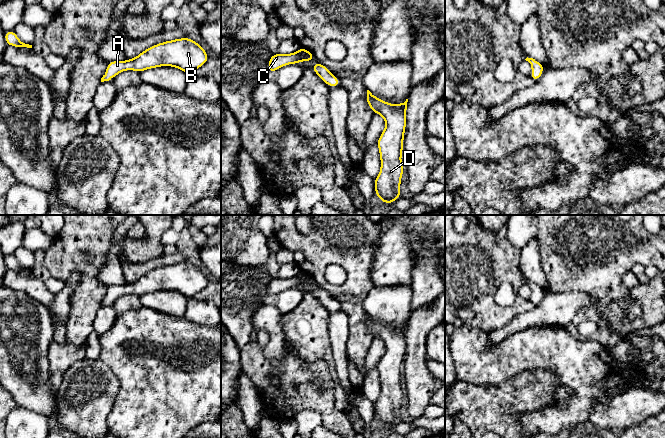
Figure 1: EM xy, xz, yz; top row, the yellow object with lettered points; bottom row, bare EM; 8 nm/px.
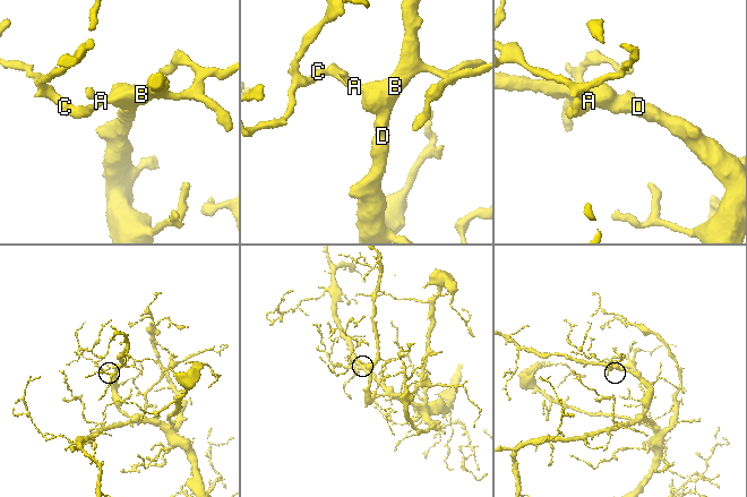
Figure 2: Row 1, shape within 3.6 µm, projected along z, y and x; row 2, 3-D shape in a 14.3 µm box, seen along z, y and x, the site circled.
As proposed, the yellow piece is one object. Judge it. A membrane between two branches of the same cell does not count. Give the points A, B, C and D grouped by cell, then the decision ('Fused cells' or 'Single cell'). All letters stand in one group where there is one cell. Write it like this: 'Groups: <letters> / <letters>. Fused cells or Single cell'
Groups: A B C D. Single cell

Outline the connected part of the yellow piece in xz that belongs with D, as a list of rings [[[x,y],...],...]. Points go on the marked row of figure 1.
[[[367,90],[365,100],[373,114],[380,114],[386,122],[386,128],[376,144],[380,152],[381,168],[374,184],[376,196],[389,205],[399,199],[401,193],[400,183],[404,172],[401,156],[408,99],[404,103],[390,104]]]

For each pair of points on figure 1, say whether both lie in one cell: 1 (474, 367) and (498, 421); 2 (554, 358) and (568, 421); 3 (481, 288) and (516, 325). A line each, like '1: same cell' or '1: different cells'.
1: different cells
2: same cell
3: different cells

